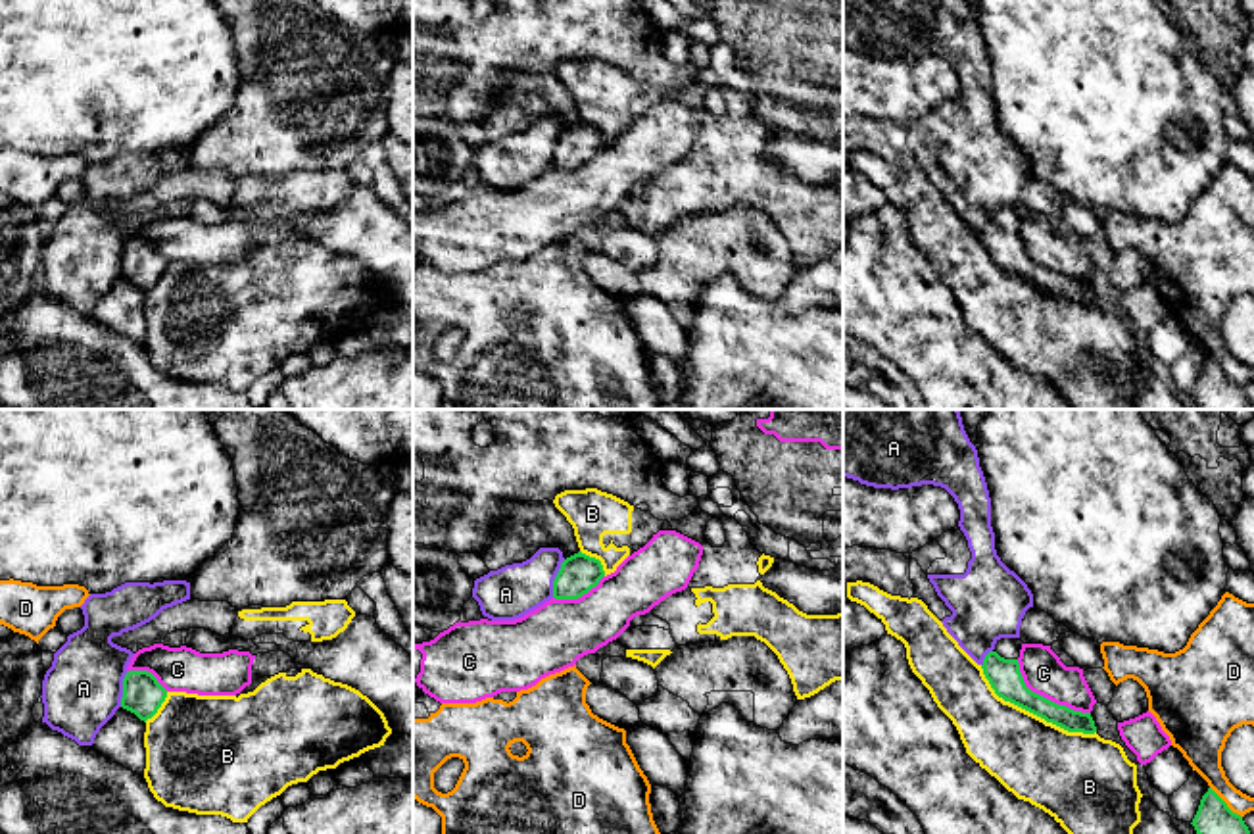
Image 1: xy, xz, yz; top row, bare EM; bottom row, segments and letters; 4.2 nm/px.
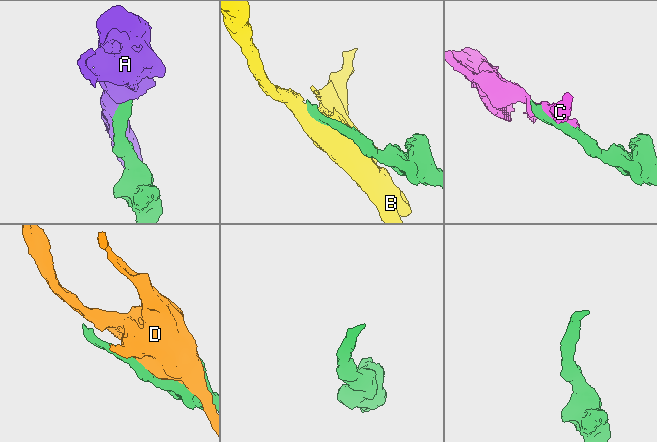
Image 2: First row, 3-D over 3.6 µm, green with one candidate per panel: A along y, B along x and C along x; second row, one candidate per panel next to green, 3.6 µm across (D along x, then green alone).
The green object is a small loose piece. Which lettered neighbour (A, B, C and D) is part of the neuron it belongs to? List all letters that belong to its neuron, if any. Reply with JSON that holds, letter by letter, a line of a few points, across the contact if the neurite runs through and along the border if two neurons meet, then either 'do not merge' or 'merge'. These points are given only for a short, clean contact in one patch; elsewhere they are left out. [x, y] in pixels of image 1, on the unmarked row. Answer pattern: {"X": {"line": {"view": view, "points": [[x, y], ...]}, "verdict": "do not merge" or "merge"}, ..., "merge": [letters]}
{"A": {"verdict": "do not merge"}, "B": {"verdict": "do not merge"}, "C": {"verdict": "do not merge"}, "D": {"verdict": "do not merge"}, "merge": []}

